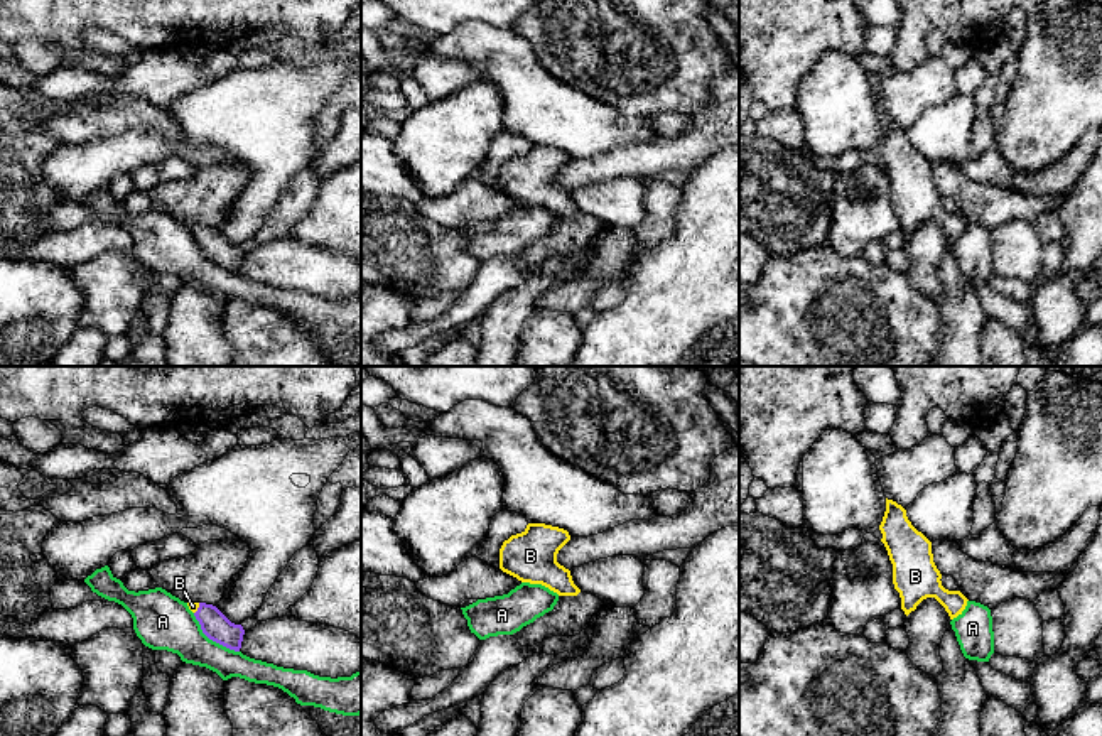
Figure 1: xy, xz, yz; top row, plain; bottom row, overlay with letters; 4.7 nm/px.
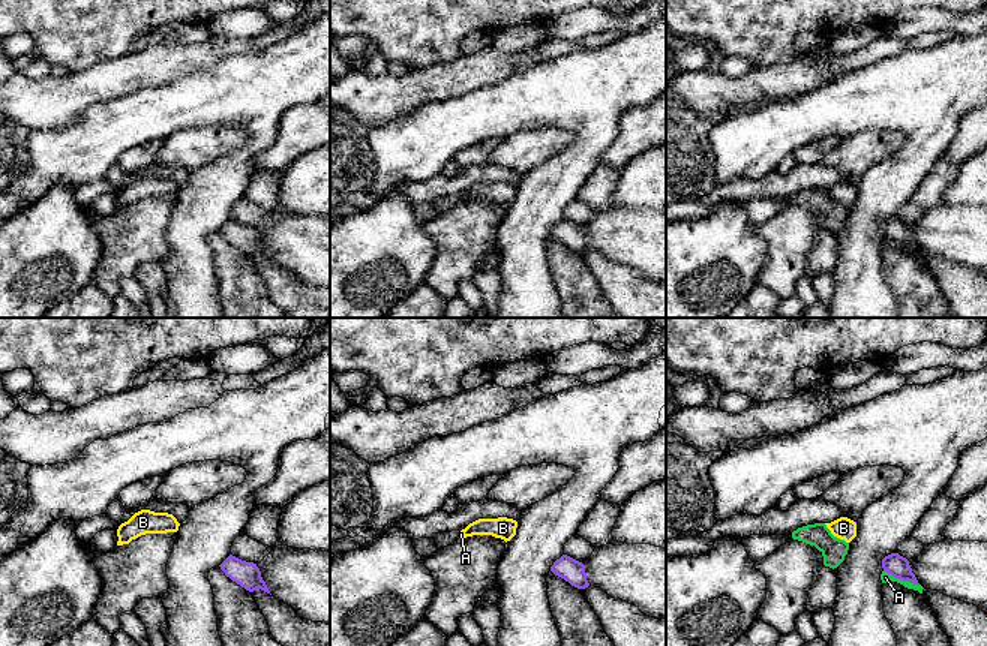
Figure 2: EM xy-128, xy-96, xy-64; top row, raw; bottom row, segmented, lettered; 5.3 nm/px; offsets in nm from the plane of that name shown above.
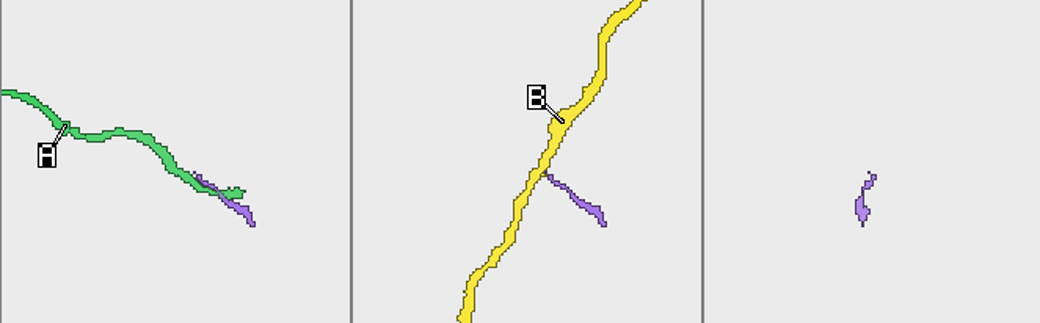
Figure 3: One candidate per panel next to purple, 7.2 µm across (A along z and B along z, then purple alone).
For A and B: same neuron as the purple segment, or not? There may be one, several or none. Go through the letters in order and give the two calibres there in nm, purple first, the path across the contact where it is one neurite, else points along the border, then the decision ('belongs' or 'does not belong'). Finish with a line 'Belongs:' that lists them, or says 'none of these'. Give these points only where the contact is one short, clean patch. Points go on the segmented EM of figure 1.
A: calibres 140 and 280 nm; border xy (193, 613), (199, 628), (210, 638), (238, 652); does not belong
B: calibres 140 and 50 nm; belongs
Belongs: B

